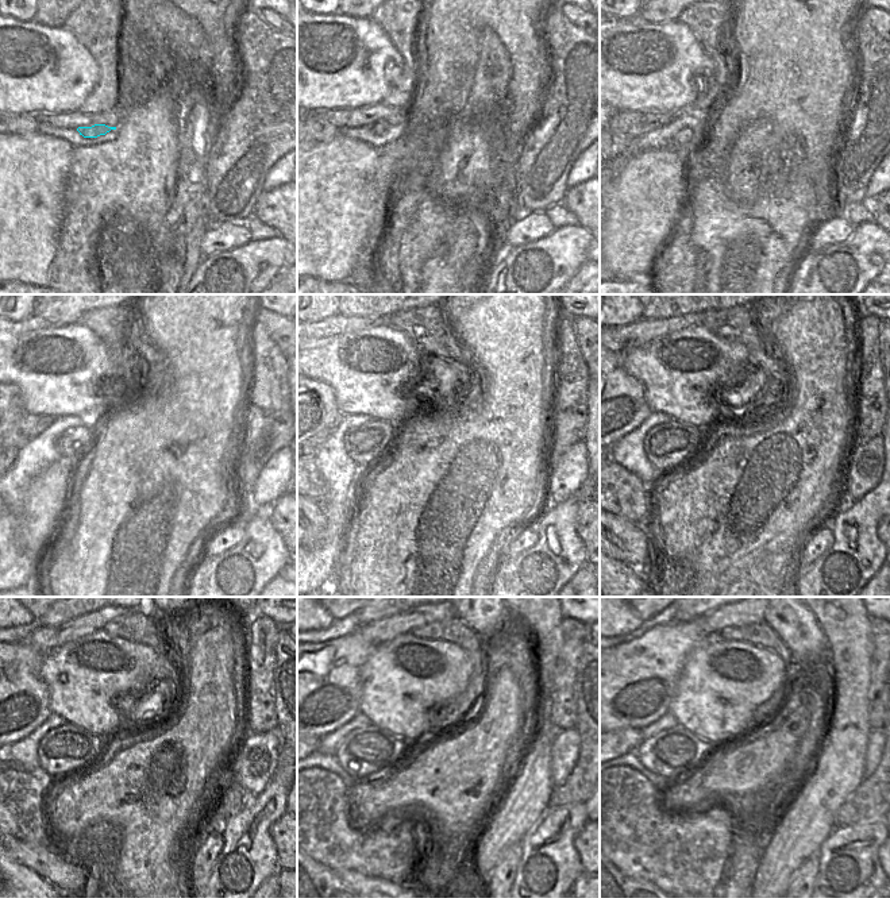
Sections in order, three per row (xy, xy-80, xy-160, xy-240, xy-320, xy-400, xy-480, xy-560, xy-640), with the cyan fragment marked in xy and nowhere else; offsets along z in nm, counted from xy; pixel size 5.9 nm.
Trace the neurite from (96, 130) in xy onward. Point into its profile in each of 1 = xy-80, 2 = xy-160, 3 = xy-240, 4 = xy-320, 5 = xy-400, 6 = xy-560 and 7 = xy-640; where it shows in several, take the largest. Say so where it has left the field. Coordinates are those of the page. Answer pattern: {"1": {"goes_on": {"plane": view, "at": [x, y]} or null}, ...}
{"1": {"goes_on": {"plane": "xy-80", "at": [380, 127]}}, "2": {"goes_on": {"plane": "xy-160", "at": [684, 137]}}, "3": {"goes_on": {"plane": "xy-240", "at": [74, 442]}}, "4": {"goes_on": {"plane": "xy-320", "at": [372, 442]}}, "5": {"goes_on": {"plane": "xy-400", "at": [667, 446]}}, "6": {"goes_on": {"plane": "xy-560", "at": [366, 752]}}, "7": {"goes_on": {"plane": "xy-640", "at": [673, 754]}}}

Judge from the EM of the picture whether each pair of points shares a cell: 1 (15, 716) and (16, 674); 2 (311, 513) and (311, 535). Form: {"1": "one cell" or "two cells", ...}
{"1": "one cell", "2": "one cell"}

